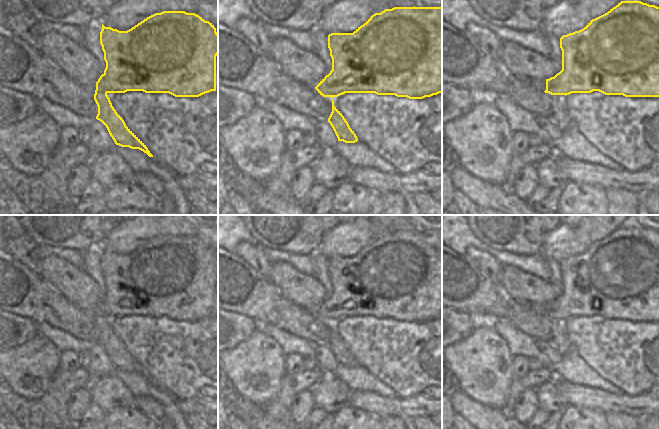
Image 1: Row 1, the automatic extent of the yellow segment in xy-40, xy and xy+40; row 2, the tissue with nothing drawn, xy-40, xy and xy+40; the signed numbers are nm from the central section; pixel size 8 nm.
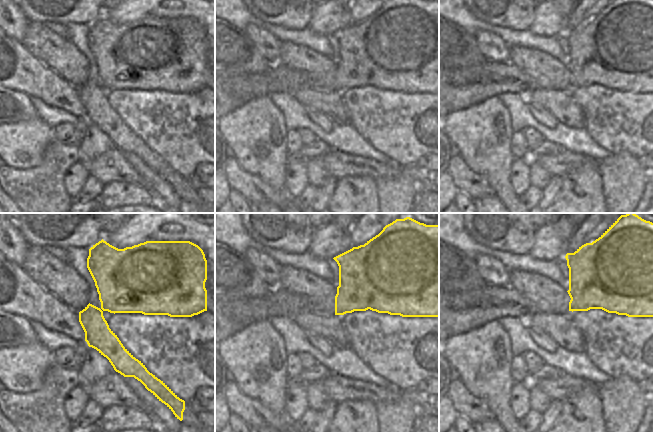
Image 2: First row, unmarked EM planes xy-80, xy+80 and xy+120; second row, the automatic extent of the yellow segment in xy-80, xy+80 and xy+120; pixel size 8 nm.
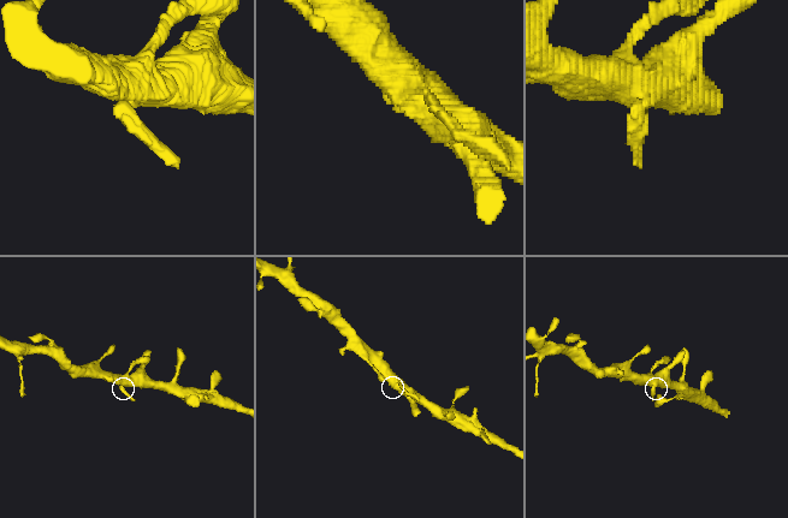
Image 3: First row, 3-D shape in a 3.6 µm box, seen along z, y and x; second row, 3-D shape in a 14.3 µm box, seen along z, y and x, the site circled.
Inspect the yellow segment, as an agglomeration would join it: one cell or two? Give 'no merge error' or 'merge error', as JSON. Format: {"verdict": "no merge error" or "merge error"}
{"verdict": "merge error"}

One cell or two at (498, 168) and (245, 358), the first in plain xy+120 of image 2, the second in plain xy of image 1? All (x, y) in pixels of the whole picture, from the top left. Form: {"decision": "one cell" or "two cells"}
{"decision": "one cell"}

